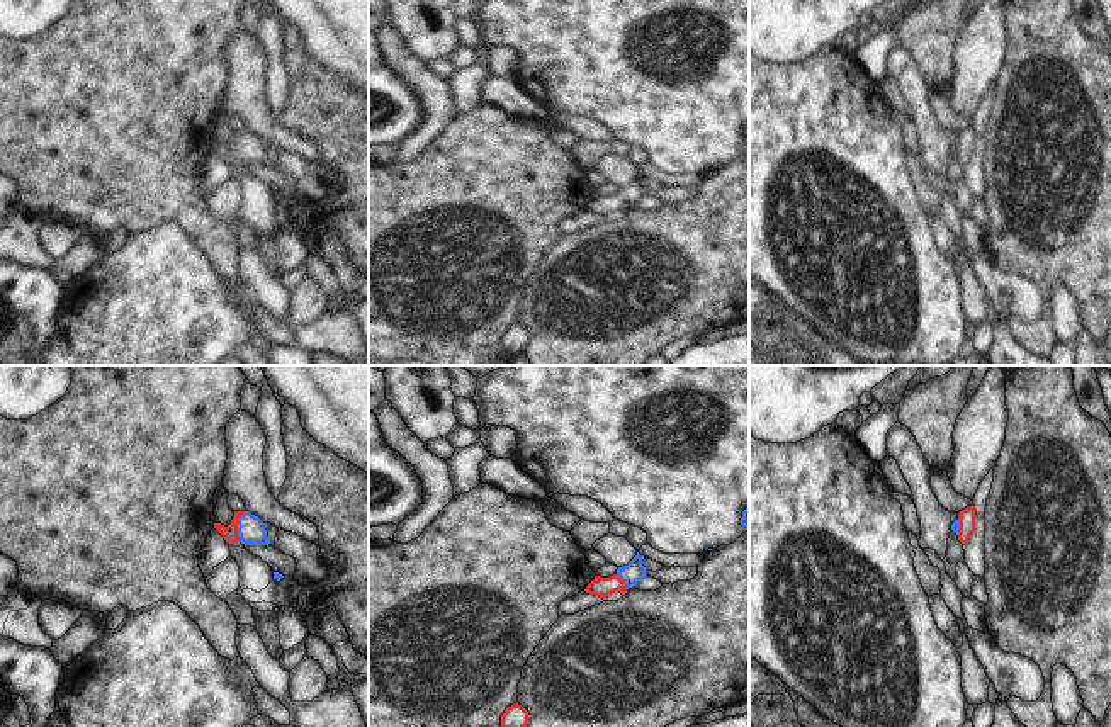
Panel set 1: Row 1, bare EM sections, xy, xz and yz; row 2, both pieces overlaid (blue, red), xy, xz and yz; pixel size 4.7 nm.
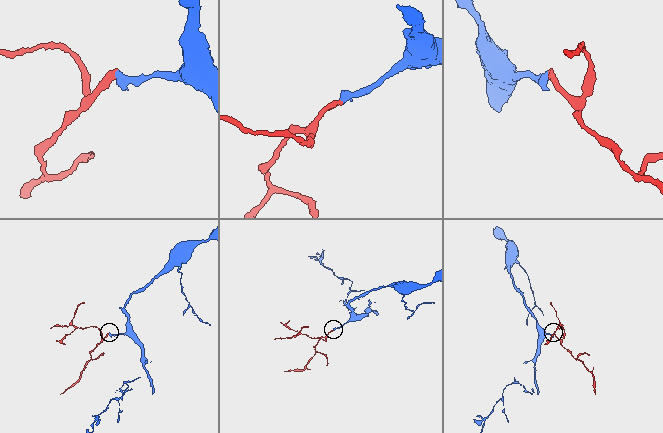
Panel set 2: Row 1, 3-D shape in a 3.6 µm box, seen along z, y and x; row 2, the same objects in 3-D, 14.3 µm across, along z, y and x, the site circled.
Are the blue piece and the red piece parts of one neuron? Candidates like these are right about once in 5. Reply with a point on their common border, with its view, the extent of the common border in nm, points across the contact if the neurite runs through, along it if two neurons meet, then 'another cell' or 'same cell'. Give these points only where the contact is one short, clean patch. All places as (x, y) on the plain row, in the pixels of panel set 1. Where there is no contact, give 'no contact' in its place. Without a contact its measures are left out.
xy (238, 146) | 150 nm | across xy (252, 150), (238, 146), (230, 152) | same cell

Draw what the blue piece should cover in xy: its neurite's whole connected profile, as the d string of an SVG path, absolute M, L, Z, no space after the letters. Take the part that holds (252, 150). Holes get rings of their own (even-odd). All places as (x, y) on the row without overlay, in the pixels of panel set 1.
M234 131L228 146L214 143L214 148L228 163L241 161L245 165L268 165L265 143L250 131Z

